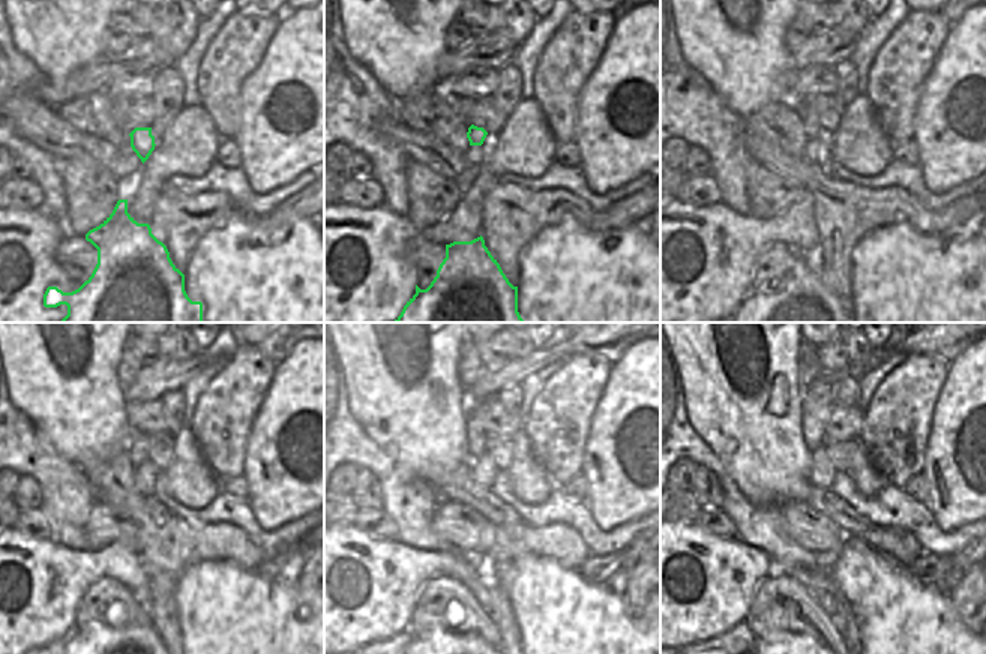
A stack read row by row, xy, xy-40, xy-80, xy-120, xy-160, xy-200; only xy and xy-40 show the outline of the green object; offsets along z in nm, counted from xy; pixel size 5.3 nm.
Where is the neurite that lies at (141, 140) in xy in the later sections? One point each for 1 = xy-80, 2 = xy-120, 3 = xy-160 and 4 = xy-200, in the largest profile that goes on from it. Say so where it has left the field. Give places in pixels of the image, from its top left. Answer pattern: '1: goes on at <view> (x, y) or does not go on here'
1: goes on at xy-80 (811, 126)
2: goes on at xy-120 (135, 446)
3: goes on at xy-160 (476, 437)
4: goes on at xy-200 (818, 396)

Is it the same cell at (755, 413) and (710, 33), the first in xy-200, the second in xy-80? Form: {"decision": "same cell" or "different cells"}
{"decision": "same cell"}

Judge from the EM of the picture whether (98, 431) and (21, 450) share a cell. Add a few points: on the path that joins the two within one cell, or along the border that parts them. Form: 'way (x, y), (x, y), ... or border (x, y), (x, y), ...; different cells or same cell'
border (26, 416), (51, 447), (72, 462); different cells

